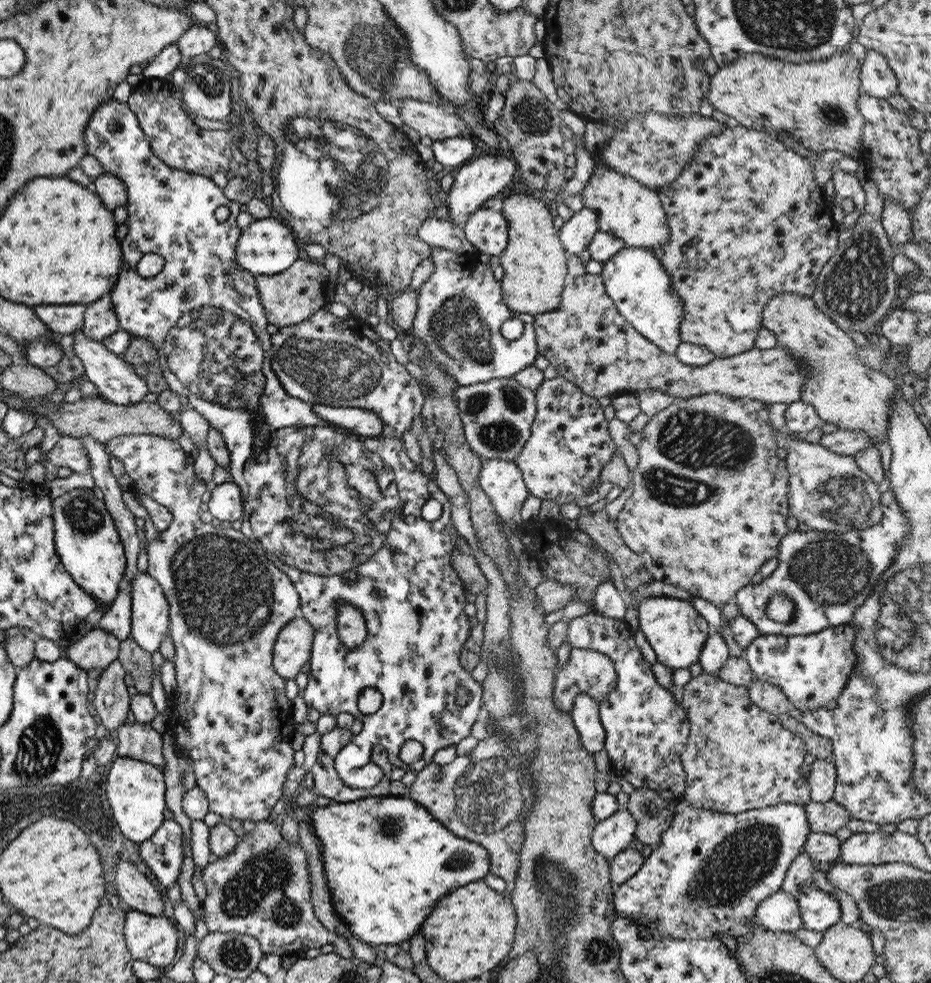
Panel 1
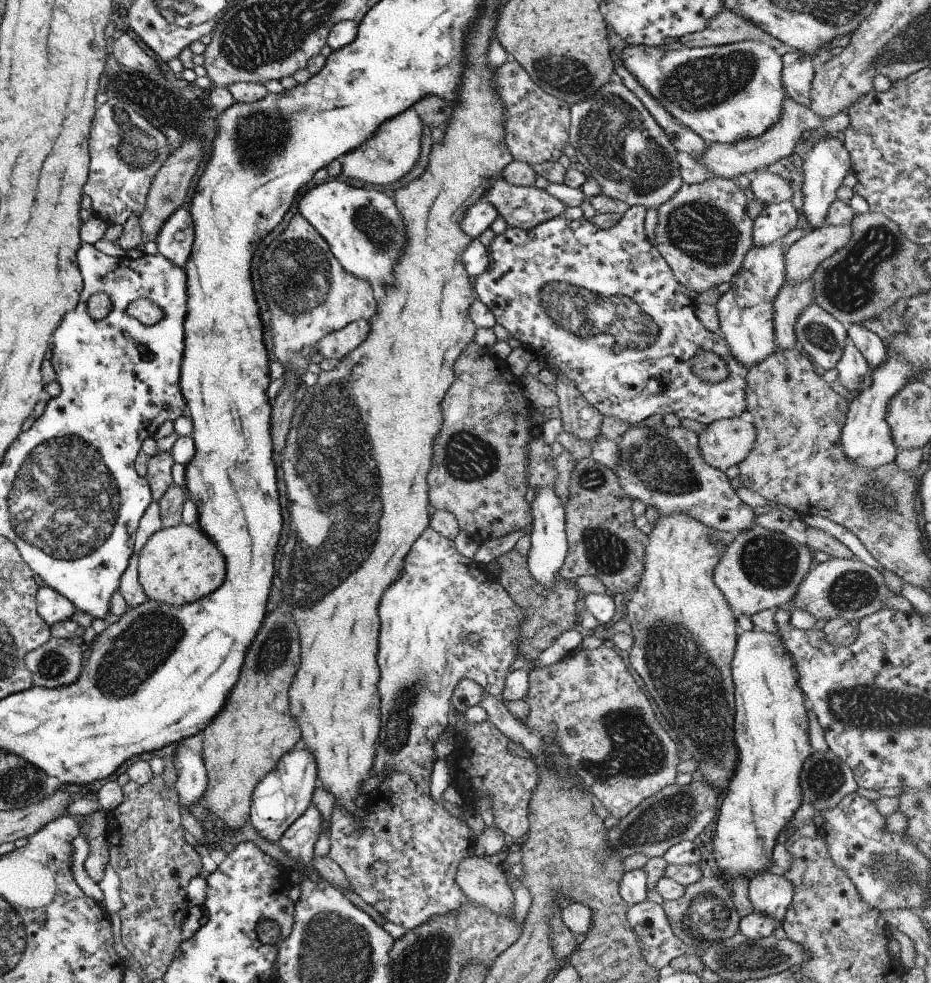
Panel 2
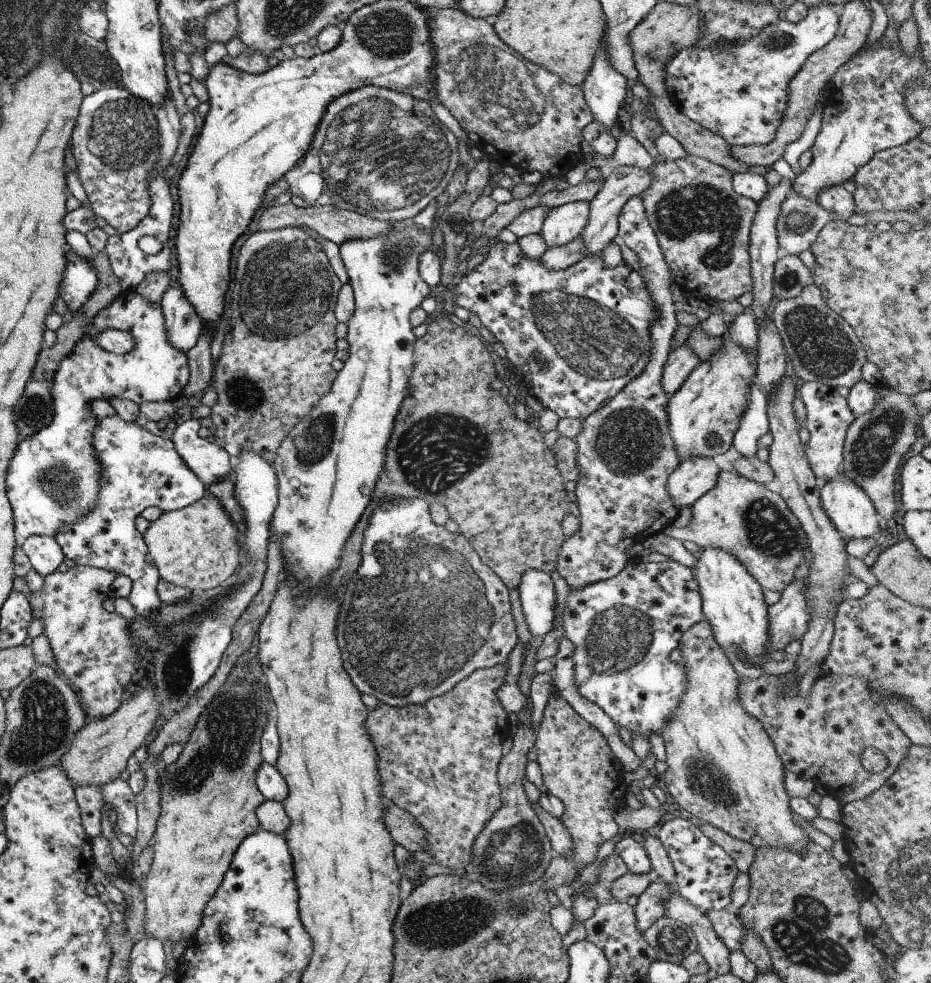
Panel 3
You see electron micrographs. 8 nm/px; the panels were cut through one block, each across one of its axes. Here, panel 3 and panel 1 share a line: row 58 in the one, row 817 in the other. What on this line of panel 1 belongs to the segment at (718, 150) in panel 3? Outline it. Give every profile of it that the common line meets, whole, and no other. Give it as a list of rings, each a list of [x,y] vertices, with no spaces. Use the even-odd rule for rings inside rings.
[[[647,787],[635,788],[628,794],[624,807],[635,820],[635,845],[646,844],[650,848],[658,845],[663,830],[669,828],[673,820],[673,800],[661,798],[654,790]]]

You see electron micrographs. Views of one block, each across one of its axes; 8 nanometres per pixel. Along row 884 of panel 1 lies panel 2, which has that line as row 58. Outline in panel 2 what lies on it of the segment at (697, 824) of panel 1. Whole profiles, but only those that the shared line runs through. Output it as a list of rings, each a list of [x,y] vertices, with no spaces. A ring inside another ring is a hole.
[[[743,41],[679,50],[626,46],[618,58],[671,117],[690,128],[707,146],[759,136],[779,118],[785,96],[780,81],[781,54],[766,43]]]

